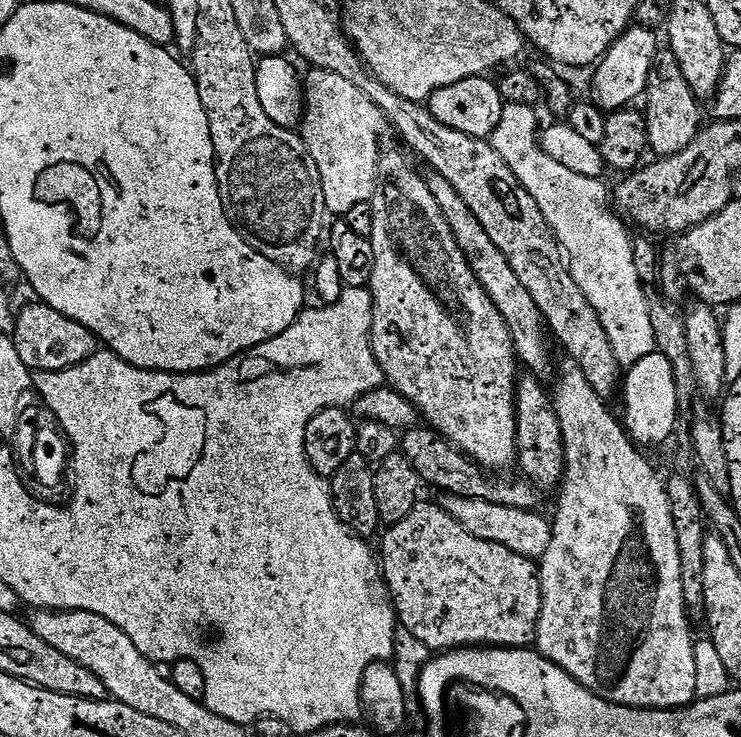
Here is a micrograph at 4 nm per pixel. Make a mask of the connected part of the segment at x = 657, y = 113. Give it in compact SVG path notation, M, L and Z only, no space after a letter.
M660 50L652 60L649 82L646 93L646 115L648 118L648 146L651 155L656 158L676 156L700 132L701 101L696 99L694 90L690 90L690 82L682 74L682 66L678 66L678 58L674 58L671 50Z

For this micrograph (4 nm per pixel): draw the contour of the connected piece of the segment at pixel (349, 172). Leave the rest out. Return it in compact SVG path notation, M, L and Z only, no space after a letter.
M309 67L303 77L304 114L302 121L302 135L304 145L310 150L310 158L318 165L318 174L322 174L322 194L326 194L326 206L329 213L336 218L344 218L347 213L359 203L369 202L378 191L378 177L381 175L380 135L386 129L386 121L382 110L370 102L354 82L342 78L342 74L334 74L334 70L322 70Z

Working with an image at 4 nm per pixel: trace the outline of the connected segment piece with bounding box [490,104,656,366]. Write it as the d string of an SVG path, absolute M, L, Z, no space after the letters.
M505 104L501 121L490 137L492 149L514 170L514 178L522 182L538 210L542 210L542 218L552 227L574 282L594 306L620 365L637 364L656 351L656 343L654 326L650 326L650 296L644 293L645 285L634 266L633 237L628 237L625 221L610 207L610 192L604 189L603 179L574 174L542 150L542 123L536 111L533 106Z

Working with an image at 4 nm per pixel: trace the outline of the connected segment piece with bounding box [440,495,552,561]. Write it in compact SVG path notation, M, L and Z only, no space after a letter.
M445 495L440 505L476 538L482 538L486 542L498 542L498 546L506 546L506 550L514 550L514 554L522 554L522 558L539 561L540 557L546 554L546 550L550 550L552 525L547 519L544 521L539 516L541 514L539 511L514 506L498 506L494 502L462 498L458 495Z

